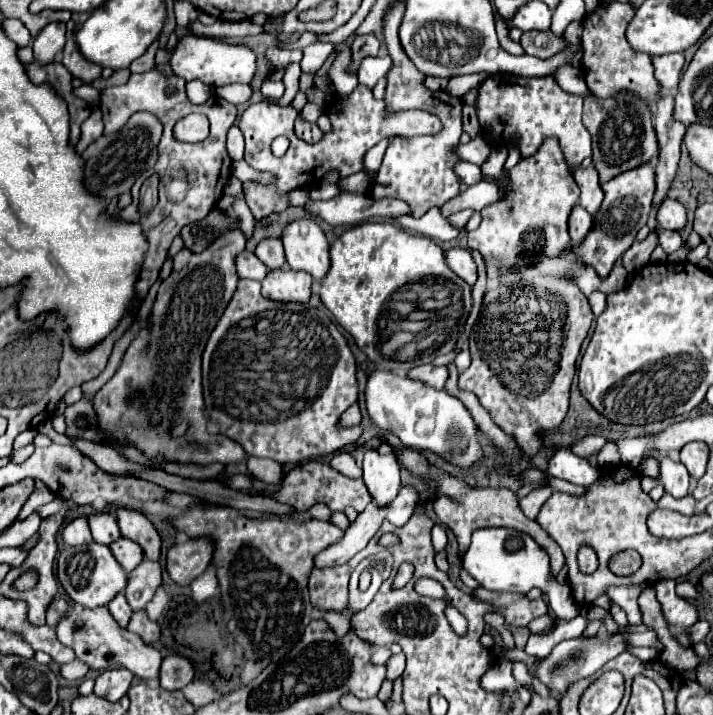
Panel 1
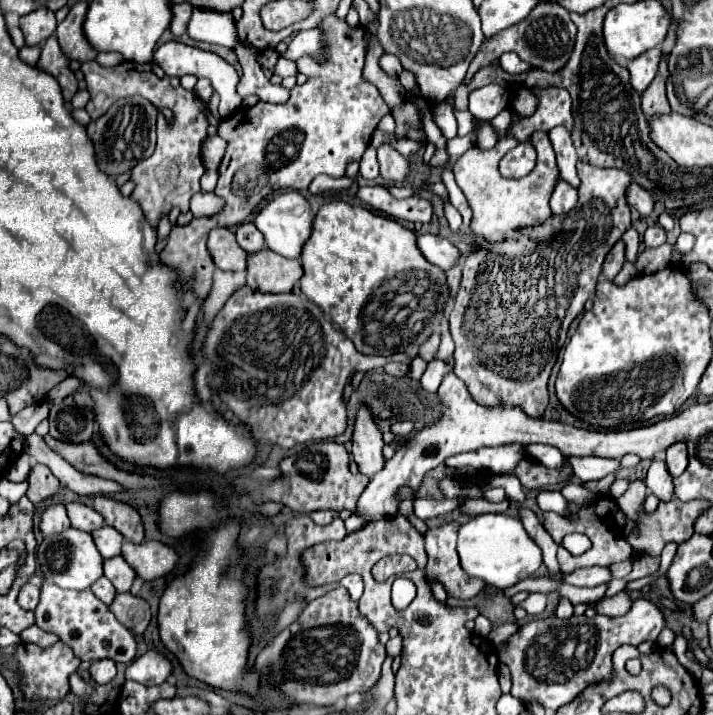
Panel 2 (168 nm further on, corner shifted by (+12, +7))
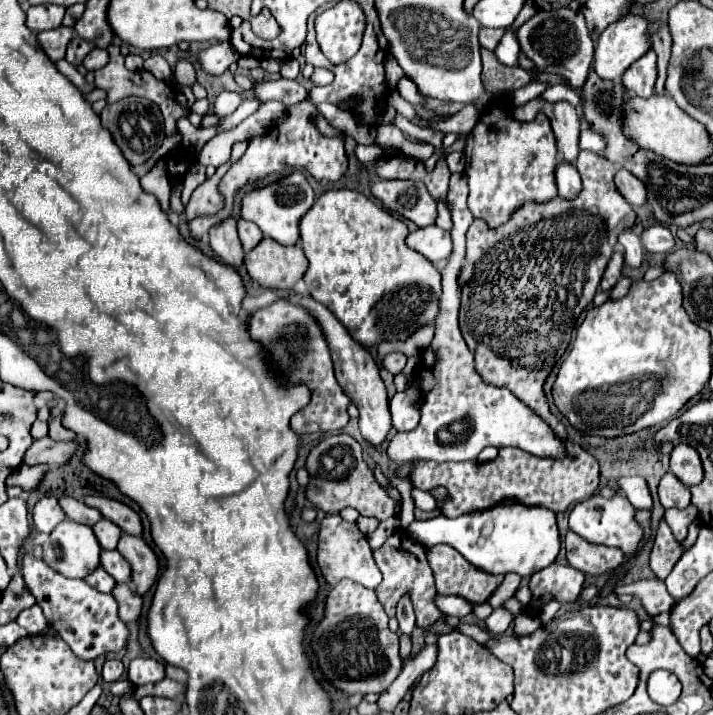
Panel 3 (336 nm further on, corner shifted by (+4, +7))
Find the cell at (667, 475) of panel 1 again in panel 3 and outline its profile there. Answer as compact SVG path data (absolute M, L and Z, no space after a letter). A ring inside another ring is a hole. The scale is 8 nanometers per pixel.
M666 473L662 477L658 493L660 493L660 503L664 505L664 509L670 509L670 507L684 509L690 505L690 489L684 487L672 473Z

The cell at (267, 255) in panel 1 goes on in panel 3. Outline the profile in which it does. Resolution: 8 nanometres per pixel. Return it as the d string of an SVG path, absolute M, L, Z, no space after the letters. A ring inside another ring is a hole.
M240 219L238 221L238 237L240 237L240 243L242 243L244 251L248 253L248 251L252 251L256 247L256 243L260 243L260 239L264 235L262 235L262 231L254 223Z

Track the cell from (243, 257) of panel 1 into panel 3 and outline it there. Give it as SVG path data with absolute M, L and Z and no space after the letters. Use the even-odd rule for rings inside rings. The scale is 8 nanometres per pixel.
M228 217L210 229L210 247L220 261L232 267L244 263L244 249L236 233L236 219Z

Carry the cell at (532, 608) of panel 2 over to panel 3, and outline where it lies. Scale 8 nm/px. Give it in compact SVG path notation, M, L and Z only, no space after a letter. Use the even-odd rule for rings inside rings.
M550 601L548 605L544 605L544 609L542 609L542 613L540 613L540 621L542 621L542 625L548 625L548 623L556 617L558 609L560 609L560 603L558 603L558 601Z

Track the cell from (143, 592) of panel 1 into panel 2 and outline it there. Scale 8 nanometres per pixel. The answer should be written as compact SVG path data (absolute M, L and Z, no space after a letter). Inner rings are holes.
M112 557L104 561L104 575L112 581L112 585L116 587L118 593L128 593L134 579L136 579L136 571L132 571L132 567L128 565L128 561L124 557Z

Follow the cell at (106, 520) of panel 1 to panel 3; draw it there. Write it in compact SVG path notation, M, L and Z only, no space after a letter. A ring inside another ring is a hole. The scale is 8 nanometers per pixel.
M60 497L58 503L60 503L62 511L66 513L66 517L72 519L72 521L76 521L76 523L94 525L98 519L102 519L102 515L96 509L88 507L84 501L78 501L74 497Z

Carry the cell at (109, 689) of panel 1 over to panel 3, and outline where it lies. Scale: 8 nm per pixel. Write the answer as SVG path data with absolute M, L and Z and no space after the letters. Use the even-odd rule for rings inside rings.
M110 659L110 661L104 663L102 679L104 679L104 681L118 681L118 679L122 677L122 673L124 673L124 665L122 665L122 661L118 661L118 659Z

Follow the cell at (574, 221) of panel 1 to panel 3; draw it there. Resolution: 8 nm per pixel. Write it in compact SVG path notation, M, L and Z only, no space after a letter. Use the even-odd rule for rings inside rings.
M560 161L556 165L556 187L558 187L558 195L562 195L564 199L576 199L582 183L574 163Z

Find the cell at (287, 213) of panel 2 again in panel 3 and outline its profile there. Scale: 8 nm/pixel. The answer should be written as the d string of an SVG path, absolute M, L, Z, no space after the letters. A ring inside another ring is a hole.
M294 171L262 189L244 193L240 203L240 217L256 223L266 237L272 237L274 241L284 245L292 245L300 241L298 221L304 215L304 211L308 211L308 207L312 205L314 205L314 191L308 183L308 177L302 171Z

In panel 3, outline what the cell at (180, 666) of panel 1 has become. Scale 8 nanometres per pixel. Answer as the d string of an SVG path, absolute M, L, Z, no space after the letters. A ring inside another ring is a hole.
M134 659L128 667L128 679L136 687L146 683L158 683L164 679L164 665L156 659Z

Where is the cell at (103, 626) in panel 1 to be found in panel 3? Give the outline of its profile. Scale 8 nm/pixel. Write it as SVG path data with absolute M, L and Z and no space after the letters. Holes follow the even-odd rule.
M28 553L20 561L20 573L42 607L48 625L70 645L70 649L82 659L96 659L108 651L120 651L126 645L128 629L118 617L116 599L108 593L100 593L82 579L68 579L58 571L52 571L34 553Z

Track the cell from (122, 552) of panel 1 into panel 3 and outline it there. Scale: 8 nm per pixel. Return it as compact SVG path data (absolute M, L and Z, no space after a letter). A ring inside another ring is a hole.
M100 519L100 523L94 523L92 531L94 531L102 549L116 549L118 539L122 535L120 527L116 527L116 523L112 523L108 519Z

